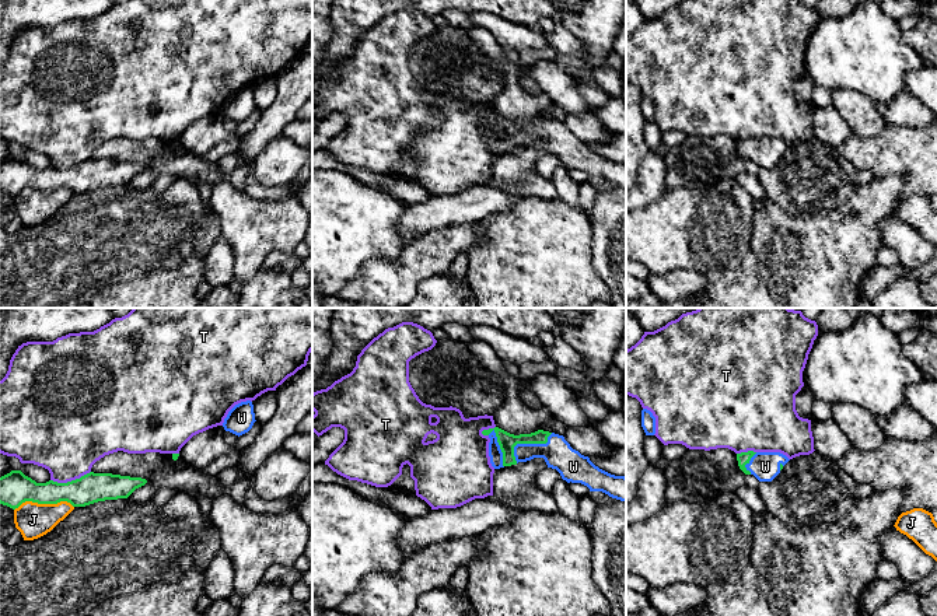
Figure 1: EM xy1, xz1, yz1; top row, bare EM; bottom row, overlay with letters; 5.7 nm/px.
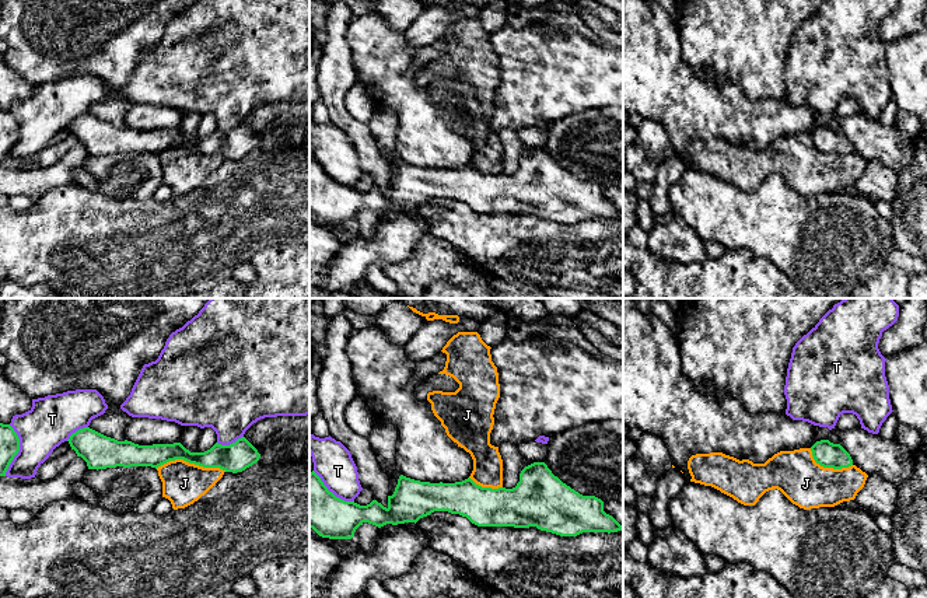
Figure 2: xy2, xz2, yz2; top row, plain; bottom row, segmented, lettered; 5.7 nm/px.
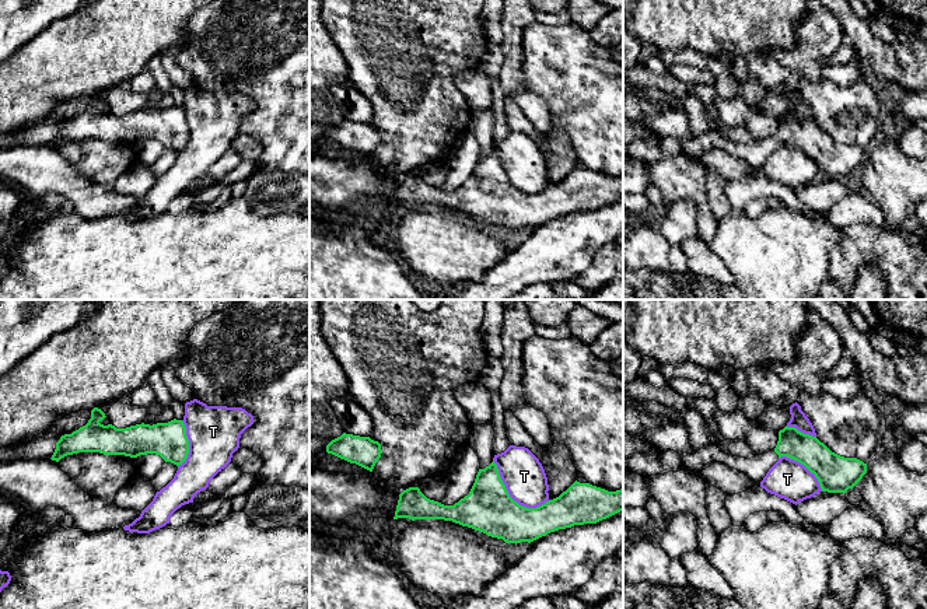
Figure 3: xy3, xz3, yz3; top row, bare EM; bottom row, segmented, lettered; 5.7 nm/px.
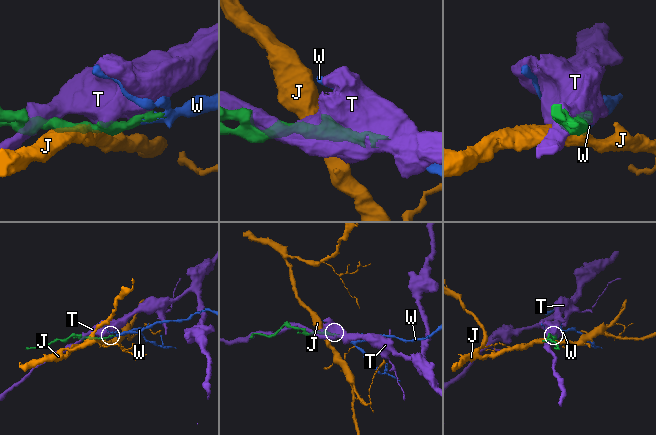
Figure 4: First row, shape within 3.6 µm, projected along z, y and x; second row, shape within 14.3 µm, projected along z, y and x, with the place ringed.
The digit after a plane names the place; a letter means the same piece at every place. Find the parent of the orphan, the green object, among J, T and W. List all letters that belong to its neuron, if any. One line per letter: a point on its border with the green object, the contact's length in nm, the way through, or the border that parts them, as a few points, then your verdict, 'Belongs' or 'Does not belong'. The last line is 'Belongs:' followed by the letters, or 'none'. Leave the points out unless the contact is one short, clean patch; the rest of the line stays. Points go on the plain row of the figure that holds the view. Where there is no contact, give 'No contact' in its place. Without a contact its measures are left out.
J: Touches green at xy2 (191, 149). Shared border 400 nm. Does not belong
T: Touches green at xz3 (510, 184). Shared border 400 nm. Does not belong
W: Touches green at xz1 (527, 129). Shared border 280 nm. Path across: xz1 (507, 128), (527, 129), (549, 132), (558, 140). Belongs
Belongs: W

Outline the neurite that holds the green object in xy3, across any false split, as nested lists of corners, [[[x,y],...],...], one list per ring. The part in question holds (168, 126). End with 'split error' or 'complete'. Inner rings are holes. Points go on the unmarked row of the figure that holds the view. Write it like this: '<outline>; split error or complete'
[[[94,94],[85,112],[60,123],[50,146],[59,148],[62,144],[78,139],[99,139],[130,144],[155,140],[176,153],[186,147],[189,126],[182,106],[116,115],[112,111],[101,111],[99,108],[105,104],[101,95]]]; complete

